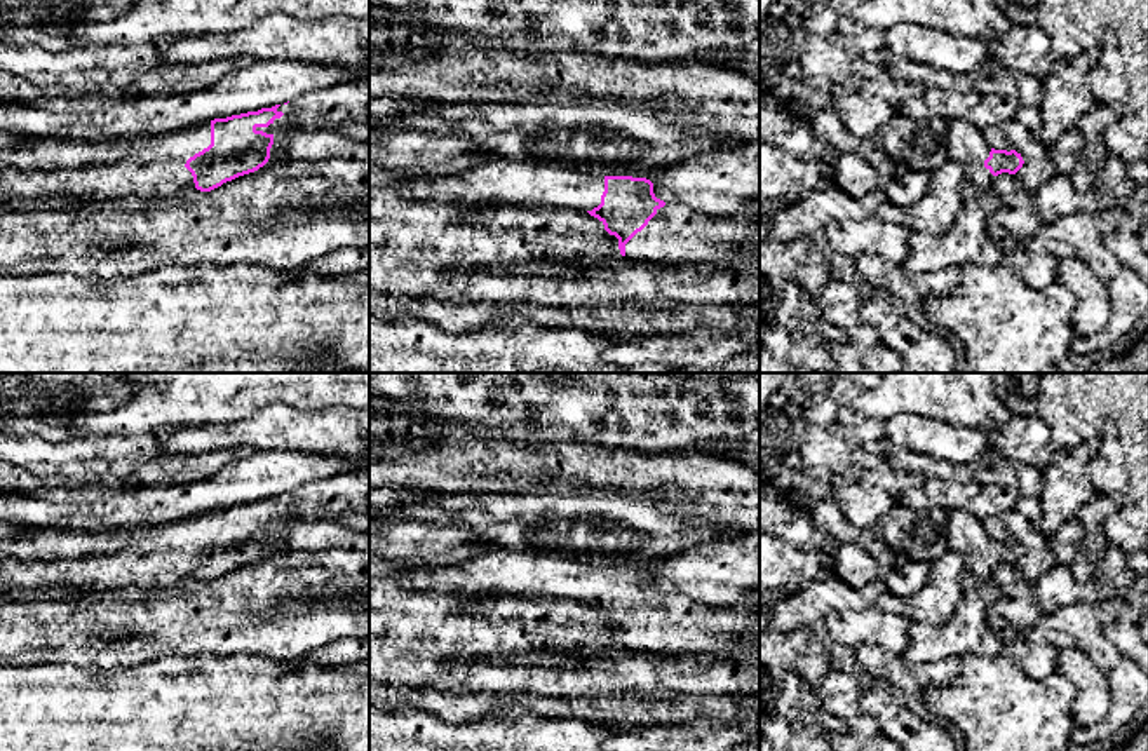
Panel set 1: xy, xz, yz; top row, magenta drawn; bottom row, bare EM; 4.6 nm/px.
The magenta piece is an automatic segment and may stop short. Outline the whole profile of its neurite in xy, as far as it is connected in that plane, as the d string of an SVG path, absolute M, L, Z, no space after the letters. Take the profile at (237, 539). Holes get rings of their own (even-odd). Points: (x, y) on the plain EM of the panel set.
M369 470L336 474L284 495L172 523L117 526L106 530L122 544L115 552L73 559L0 558L0 591L75 587L82 598L131 587L178 589L193 578L211 582L263 558L275 524L317 519L369 533Z

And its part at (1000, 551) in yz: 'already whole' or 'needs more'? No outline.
needs more

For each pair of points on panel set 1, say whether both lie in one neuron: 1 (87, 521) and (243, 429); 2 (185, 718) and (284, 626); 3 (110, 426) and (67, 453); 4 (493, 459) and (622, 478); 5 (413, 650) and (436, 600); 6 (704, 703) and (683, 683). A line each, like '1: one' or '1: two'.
1: two
2: two
3: two
4: one
5: one
6: two

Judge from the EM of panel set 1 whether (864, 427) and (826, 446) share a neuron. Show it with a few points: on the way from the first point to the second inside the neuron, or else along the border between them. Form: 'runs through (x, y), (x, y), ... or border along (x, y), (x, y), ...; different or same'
border along (831, 398), (837, 413), (830, 429), (849, 445); different

